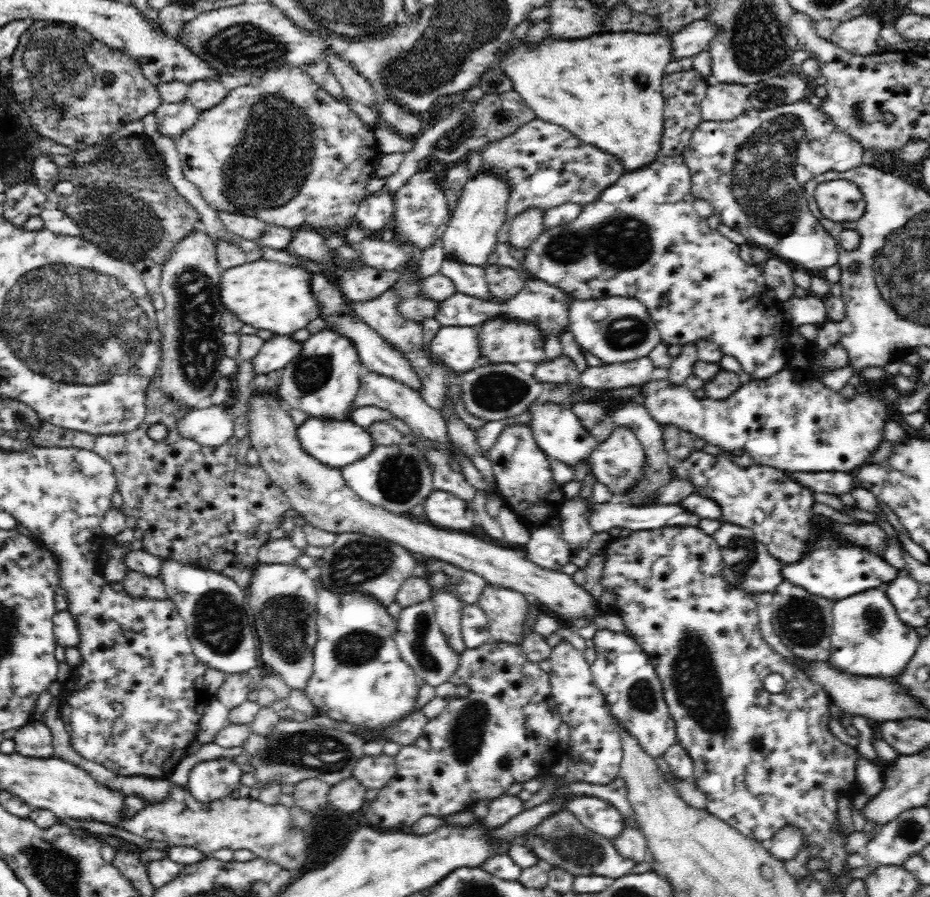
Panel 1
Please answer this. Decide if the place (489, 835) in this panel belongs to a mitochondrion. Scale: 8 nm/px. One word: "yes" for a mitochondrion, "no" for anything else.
no

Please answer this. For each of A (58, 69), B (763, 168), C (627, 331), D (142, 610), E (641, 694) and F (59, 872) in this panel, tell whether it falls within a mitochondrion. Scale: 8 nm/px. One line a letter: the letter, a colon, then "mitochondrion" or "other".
A: mitochondrion
B: mitochondrion
C: mitochondrion
D: other
E: mitochondrion
F: mitochondrion

